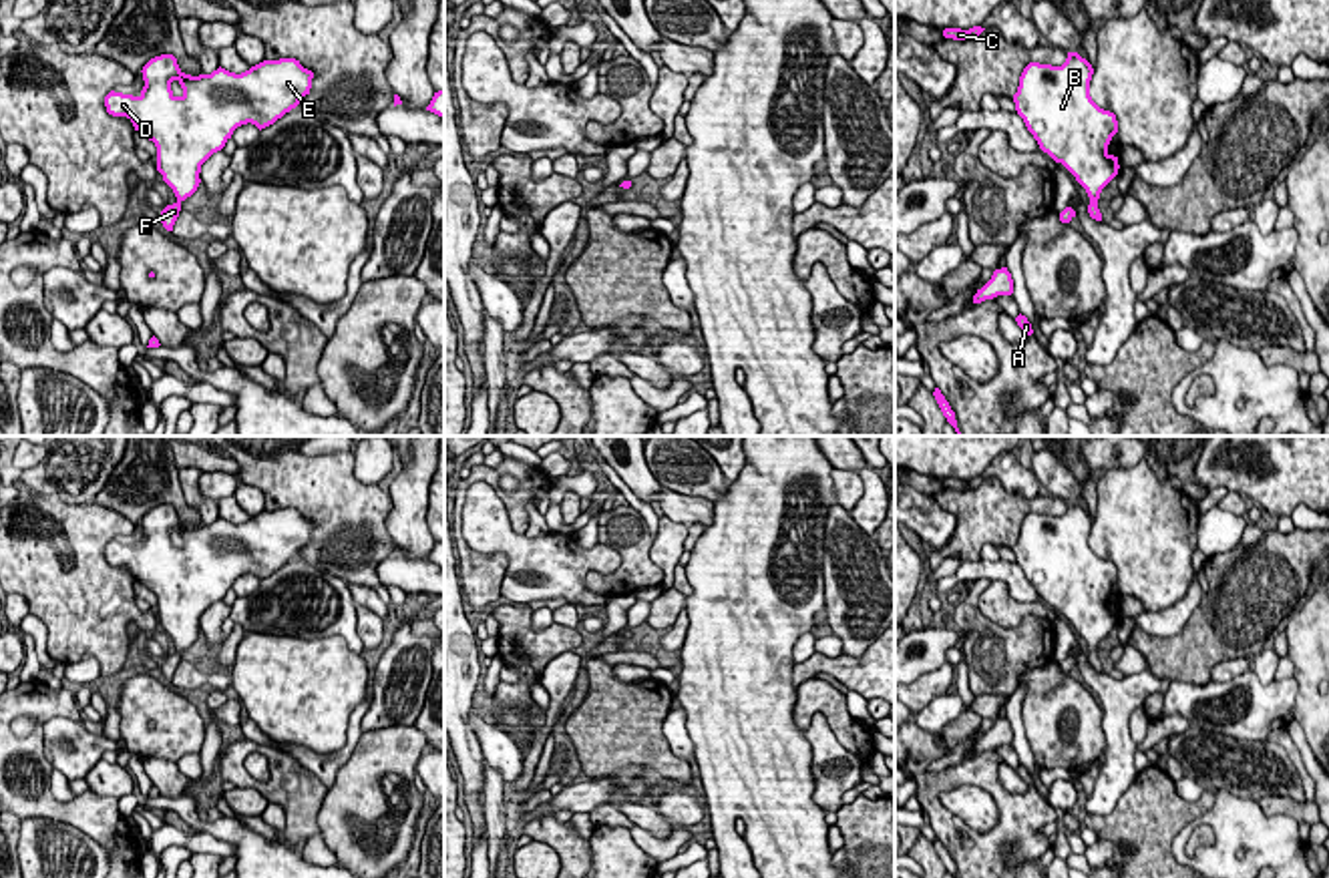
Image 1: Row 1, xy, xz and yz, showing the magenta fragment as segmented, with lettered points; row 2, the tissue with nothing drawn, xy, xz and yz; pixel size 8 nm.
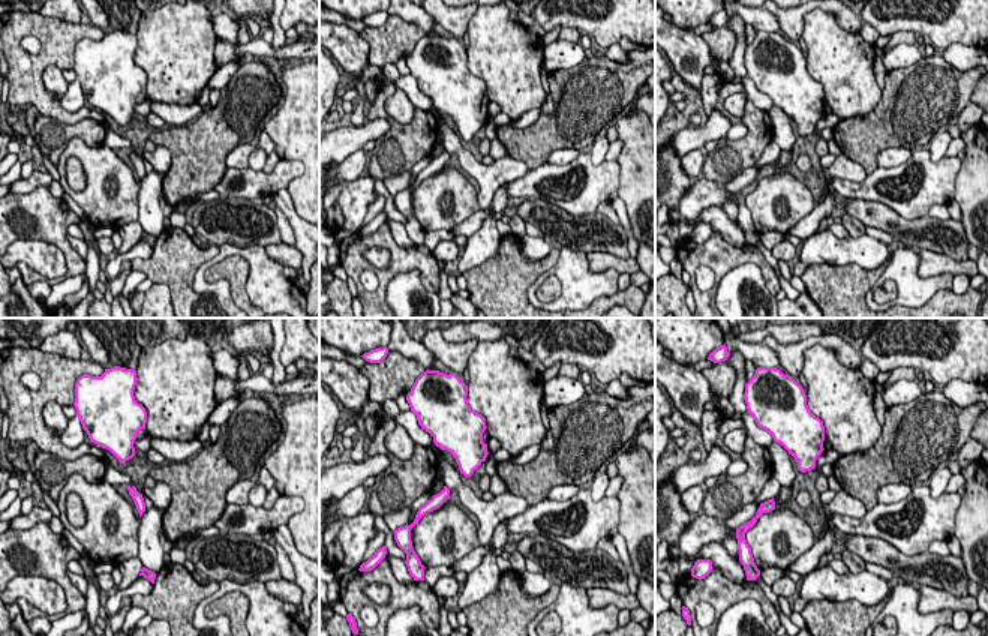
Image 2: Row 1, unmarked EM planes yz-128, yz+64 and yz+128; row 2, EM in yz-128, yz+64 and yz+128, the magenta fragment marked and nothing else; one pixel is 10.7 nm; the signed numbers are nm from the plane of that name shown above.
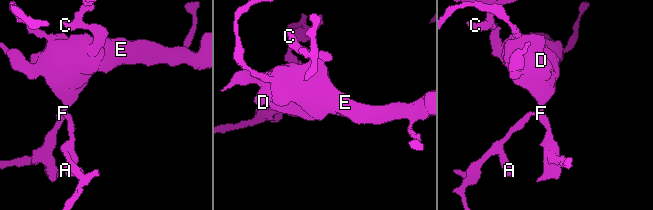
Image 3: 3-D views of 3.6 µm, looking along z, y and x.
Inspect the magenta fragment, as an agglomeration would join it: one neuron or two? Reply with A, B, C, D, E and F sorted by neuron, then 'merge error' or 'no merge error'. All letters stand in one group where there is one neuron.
groups A B C D E F; no merge error

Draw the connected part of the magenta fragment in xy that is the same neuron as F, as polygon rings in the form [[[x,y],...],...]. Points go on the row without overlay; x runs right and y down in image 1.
[[[161,504],[151,508],[141,522],[145,536],[139,546],[111,540],[105,557],[113,567],[127,567],[135,581],[155,593],[157,621],[177,647],[161,661],[167,681],[173,681],[181,653],[197,641],[201,615],[225,597],[233,581],[247,573],[259,581],[273,575],[310,544],[314,528],[314,522],[296,508],[263,510],[241,524],[219,516],[211,524],[191,526],[179,518],[173,504]]]

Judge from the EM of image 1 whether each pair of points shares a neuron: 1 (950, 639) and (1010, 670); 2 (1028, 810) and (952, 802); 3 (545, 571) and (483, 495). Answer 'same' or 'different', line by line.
1: different
2: different
3: same

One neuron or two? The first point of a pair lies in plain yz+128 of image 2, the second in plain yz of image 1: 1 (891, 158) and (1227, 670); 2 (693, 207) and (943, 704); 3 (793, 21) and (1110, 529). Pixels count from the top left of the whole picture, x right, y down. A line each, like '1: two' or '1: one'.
1: one
2: one
3: two

